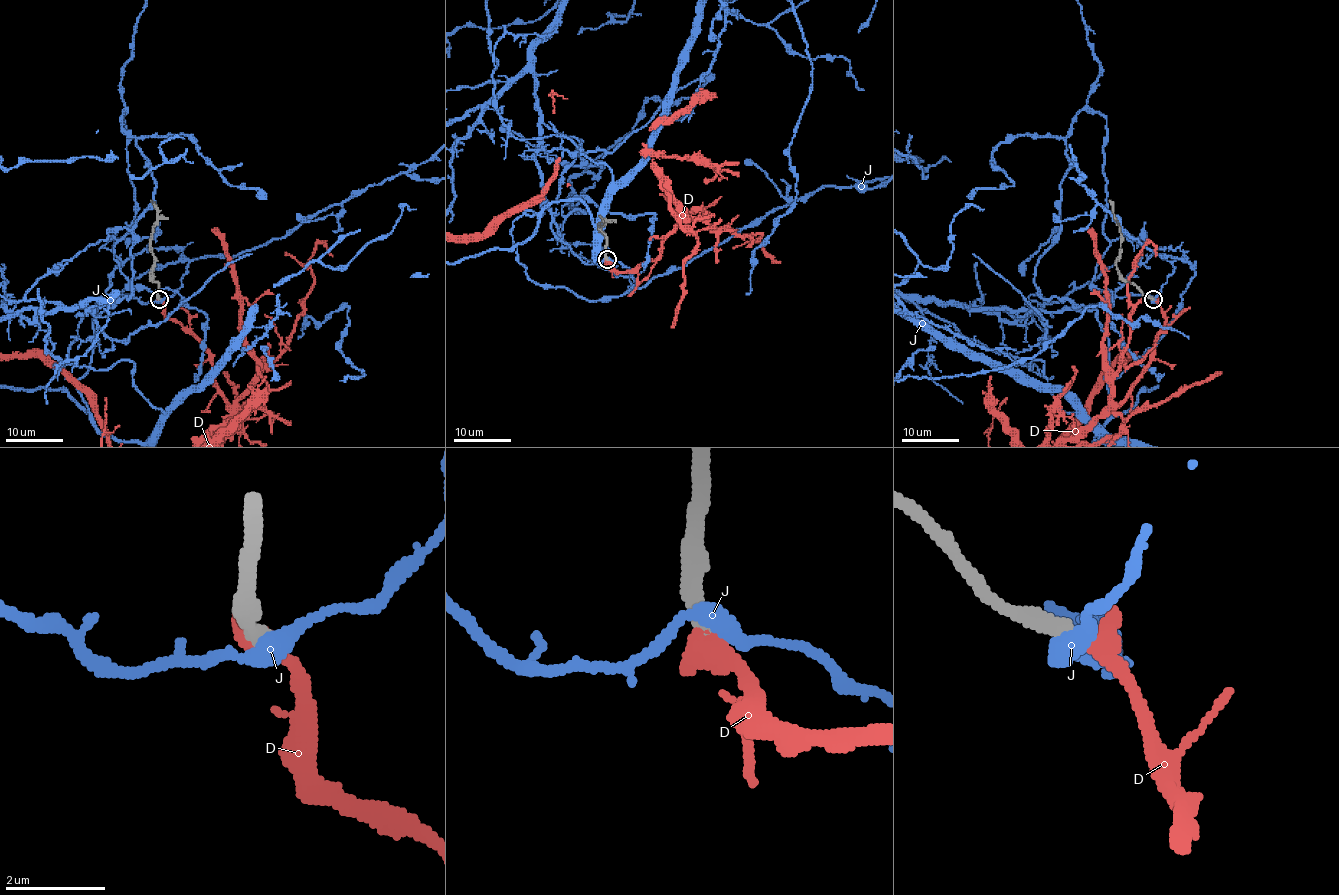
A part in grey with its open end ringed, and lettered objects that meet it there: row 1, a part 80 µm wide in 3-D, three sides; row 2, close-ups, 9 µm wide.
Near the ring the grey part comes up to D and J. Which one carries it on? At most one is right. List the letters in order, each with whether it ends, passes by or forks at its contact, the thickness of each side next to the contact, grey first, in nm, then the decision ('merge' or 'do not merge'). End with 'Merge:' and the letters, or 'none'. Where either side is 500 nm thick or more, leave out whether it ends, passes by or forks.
D: 320 nm thick on the grey side, 550 nm on the other; merge
J: it passes by; 340 nm thick on the grey side, 360 nm on the other; do not merge
Merge: D

